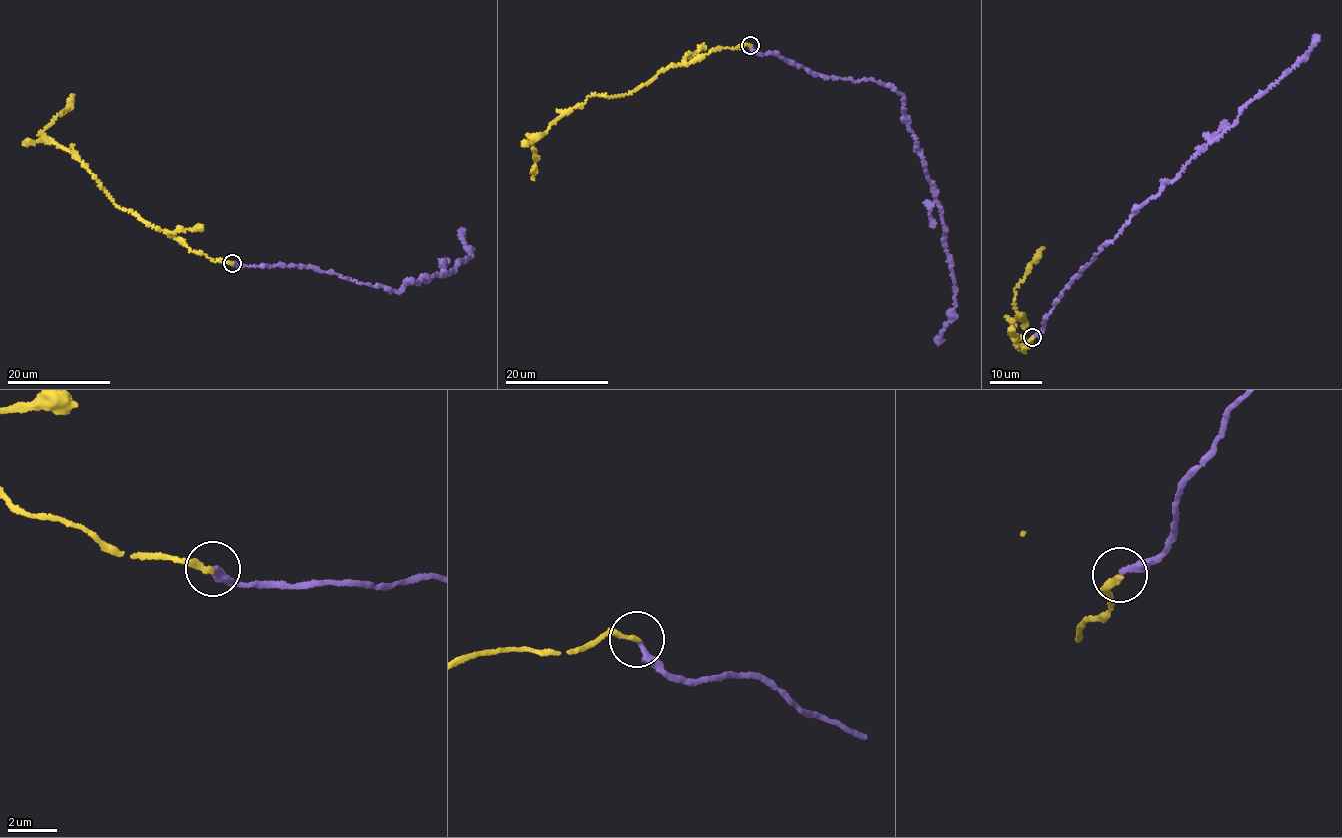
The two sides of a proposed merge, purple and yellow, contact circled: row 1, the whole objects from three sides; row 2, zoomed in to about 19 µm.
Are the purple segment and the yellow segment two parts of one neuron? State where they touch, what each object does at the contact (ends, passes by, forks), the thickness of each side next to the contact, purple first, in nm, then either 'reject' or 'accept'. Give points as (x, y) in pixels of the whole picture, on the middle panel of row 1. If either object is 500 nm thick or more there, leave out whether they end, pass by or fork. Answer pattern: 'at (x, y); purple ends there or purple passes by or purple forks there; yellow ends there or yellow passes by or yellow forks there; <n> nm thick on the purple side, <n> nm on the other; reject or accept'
at (750, 45); purple ends there; yellow ends there; 240 nm thick on the purple side, 220 nm on the other; reject

